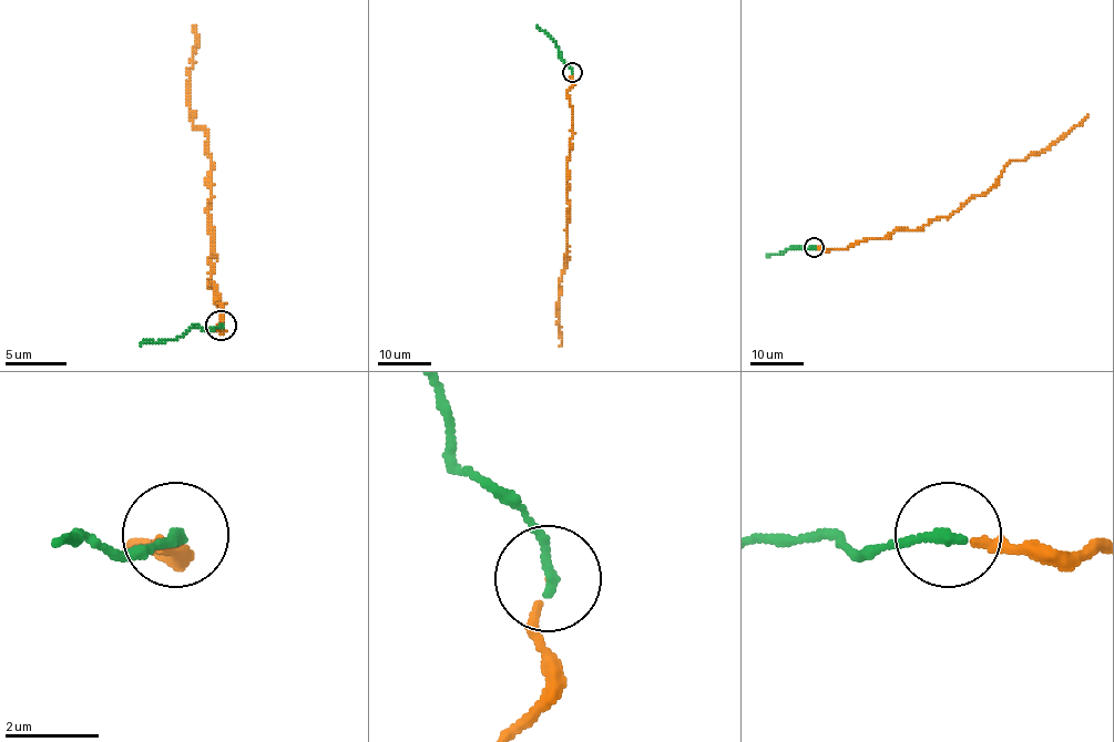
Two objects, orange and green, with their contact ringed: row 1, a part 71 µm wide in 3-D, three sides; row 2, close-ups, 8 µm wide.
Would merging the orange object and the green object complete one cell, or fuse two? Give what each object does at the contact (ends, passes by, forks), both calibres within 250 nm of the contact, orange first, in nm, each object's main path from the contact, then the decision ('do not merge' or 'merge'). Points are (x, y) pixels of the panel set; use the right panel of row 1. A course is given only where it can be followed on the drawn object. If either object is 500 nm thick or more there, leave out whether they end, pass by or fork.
orange ends; green ends; calibres 110 and 240 nm; course orange (815, 247), (847, 248), (949, 217), (984, 194), (1005, 165), (1042, 153), (1086, 115); course green (815, 247), (767, 256); do not merge

